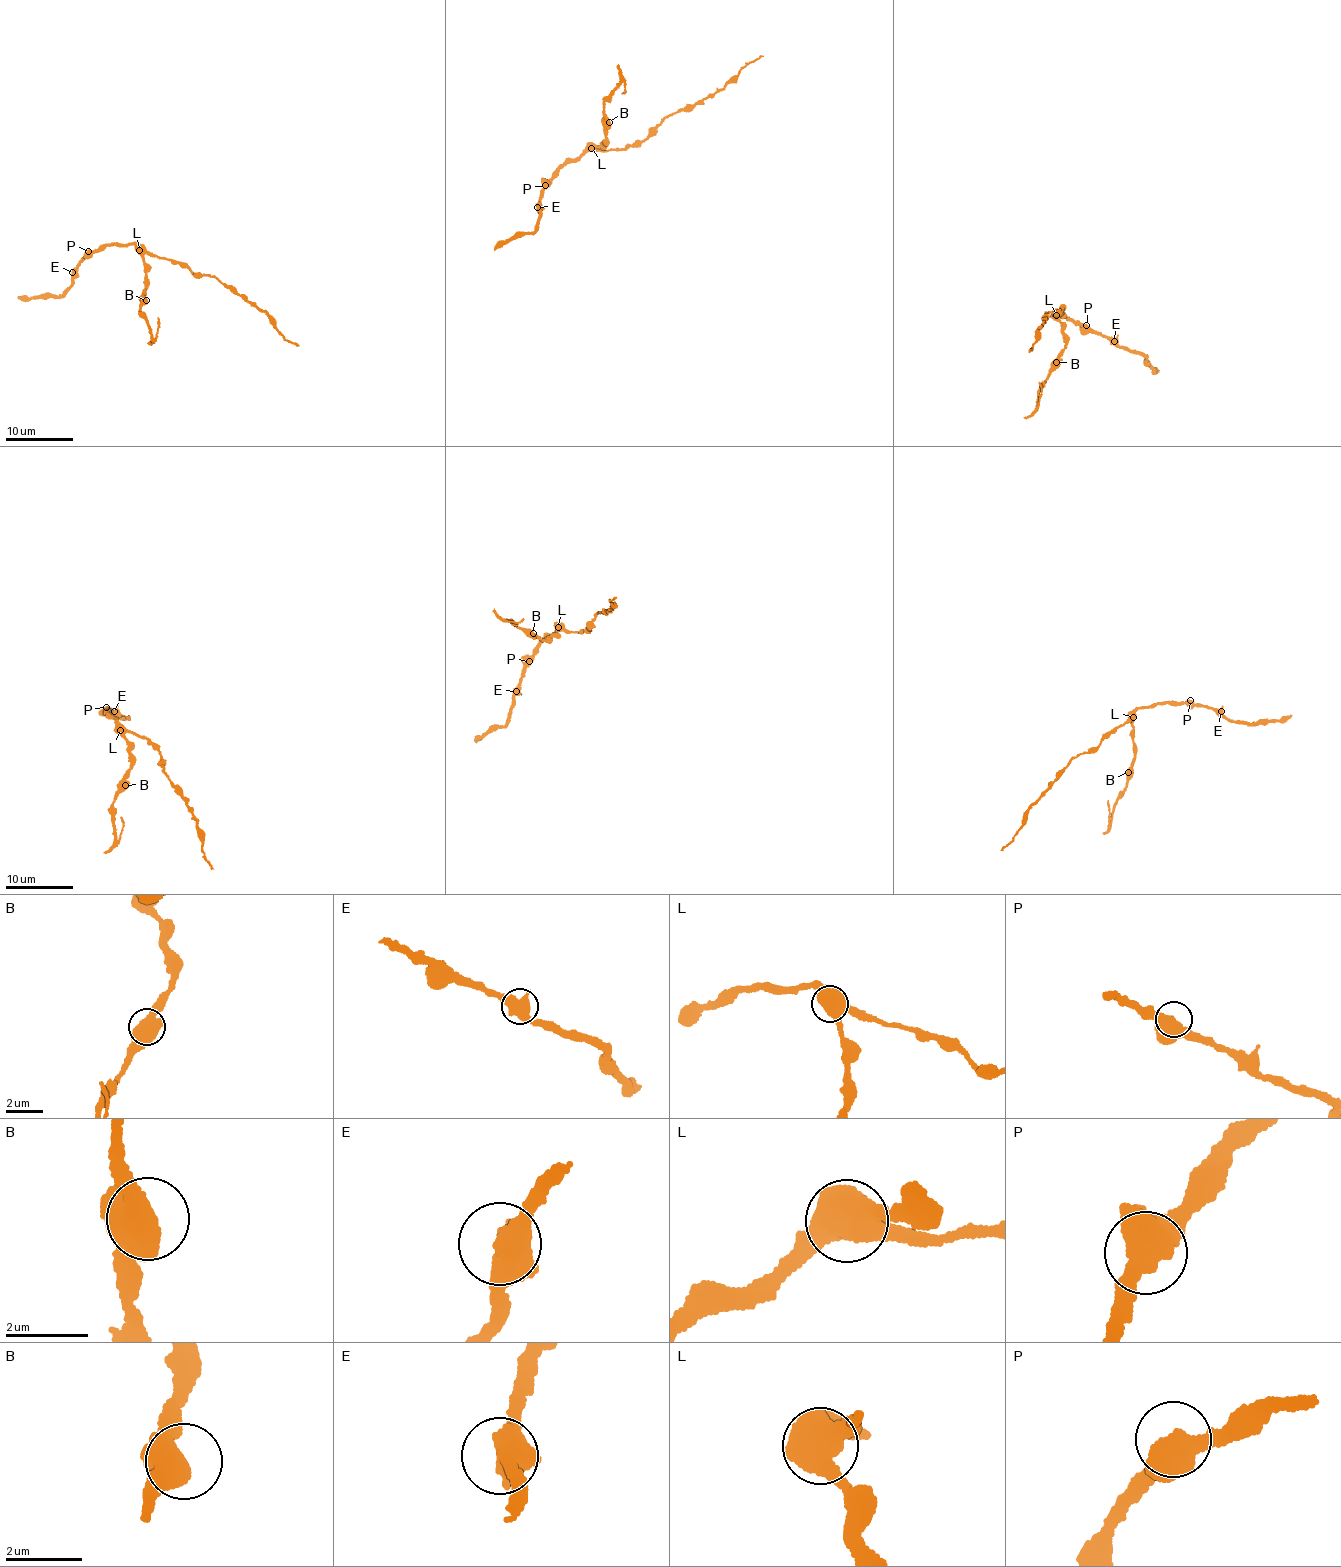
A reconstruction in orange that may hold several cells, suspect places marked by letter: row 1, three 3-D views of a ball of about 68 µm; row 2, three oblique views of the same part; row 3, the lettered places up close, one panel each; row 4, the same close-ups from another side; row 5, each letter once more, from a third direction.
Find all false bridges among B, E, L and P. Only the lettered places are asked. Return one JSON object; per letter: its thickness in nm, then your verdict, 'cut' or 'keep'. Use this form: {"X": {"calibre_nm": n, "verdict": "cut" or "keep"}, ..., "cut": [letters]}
{"B": {"calibre_nm": 480, "verdict": "keep"}, "E": {"calibre_nm": 600, "verdict": "keep"}, "L": {"calibre_nm": 550, "verdict": "keep"}, "P": {"calibre_nm": 440, "verdict": "keep"}, "cut": []}

